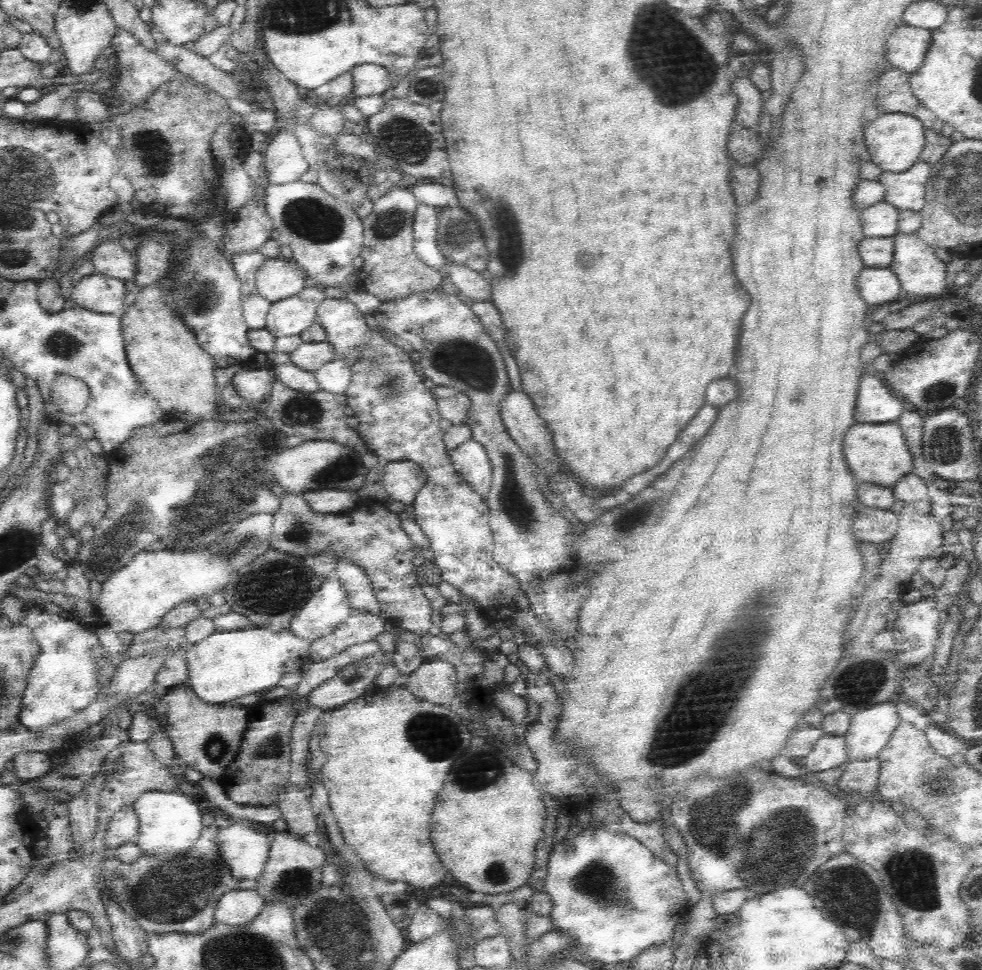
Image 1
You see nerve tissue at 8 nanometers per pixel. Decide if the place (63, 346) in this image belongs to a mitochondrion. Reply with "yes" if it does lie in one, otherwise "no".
yes

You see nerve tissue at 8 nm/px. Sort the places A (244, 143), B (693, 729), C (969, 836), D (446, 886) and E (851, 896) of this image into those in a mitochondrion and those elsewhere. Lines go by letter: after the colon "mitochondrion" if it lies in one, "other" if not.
A: other
B: mitochondrion
C: other
D: other
E: mitochondrion

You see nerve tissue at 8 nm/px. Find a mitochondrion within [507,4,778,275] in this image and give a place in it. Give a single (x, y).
(648, 40)

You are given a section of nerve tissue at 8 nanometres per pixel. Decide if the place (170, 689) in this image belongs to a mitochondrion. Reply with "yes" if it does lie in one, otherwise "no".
no

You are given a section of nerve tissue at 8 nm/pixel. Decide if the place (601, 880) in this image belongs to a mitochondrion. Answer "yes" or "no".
yes

